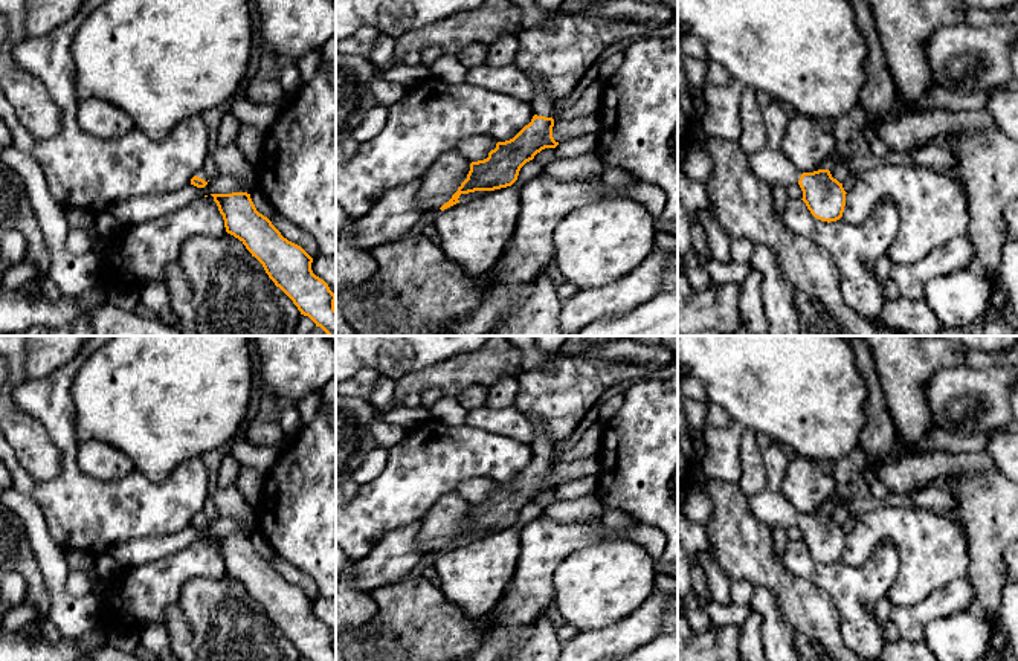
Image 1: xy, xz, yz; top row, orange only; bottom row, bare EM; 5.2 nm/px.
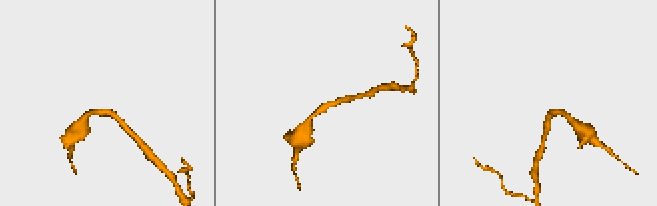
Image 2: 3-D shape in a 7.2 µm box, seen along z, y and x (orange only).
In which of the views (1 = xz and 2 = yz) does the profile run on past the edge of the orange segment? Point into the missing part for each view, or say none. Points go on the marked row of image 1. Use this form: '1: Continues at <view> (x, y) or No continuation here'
1: Continues at xz (542, 103)
2: Continues at yz (773, 165)

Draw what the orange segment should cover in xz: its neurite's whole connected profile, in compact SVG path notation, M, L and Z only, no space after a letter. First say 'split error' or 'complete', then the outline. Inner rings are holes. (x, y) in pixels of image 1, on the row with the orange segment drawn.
split error; M531 78L534 95L530 102L533 119L513 139L498 142L496 148L484 160L472 162L467 179L461 183L452 198L440 209L444 211L459 203L461 194L475 191L495 191L511 186L520 168L545 148L556 148L559 142L552 137L556 99L540 78Z

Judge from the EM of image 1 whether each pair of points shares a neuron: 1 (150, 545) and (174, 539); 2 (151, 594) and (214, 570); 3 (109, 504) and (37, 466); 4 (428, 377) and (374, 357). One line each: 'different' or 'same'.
1: same
2: same
3: different
4: different

